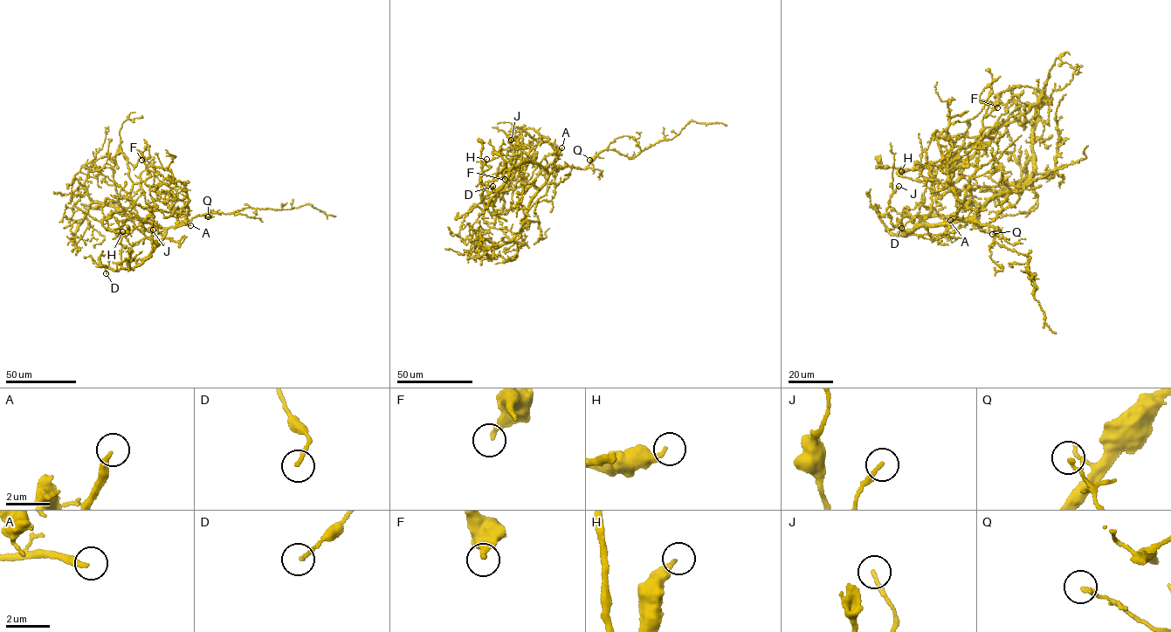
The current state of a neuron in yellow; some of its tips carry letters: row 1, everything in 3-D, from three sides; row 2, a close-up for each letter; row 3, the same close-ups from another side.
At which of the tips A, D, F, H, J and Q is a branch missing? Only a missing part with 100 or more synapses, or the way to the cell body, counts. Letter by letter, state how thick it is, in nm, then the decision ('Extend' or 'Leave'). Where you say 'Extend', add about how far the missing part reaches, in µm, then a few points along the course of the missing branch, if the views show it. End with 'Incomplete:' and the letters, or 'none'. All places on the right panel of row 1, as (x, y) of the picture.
A: Thickness 240 nm. Extend. Missing length about 110 µm. Course of what is missing: (950, 220), (974, 224), (973, 245), (988, 266), (981, 274), (965, 271), (944, 258), (942, 264)
D: Thickness 190 nm. Leave
F: Thickness 190 nm. Leave
H: Thickness 220 nm. Leave
J: Thickness 200 nm. Leave
Q: Thickness 120 nm. Leave
Incomplete: A

